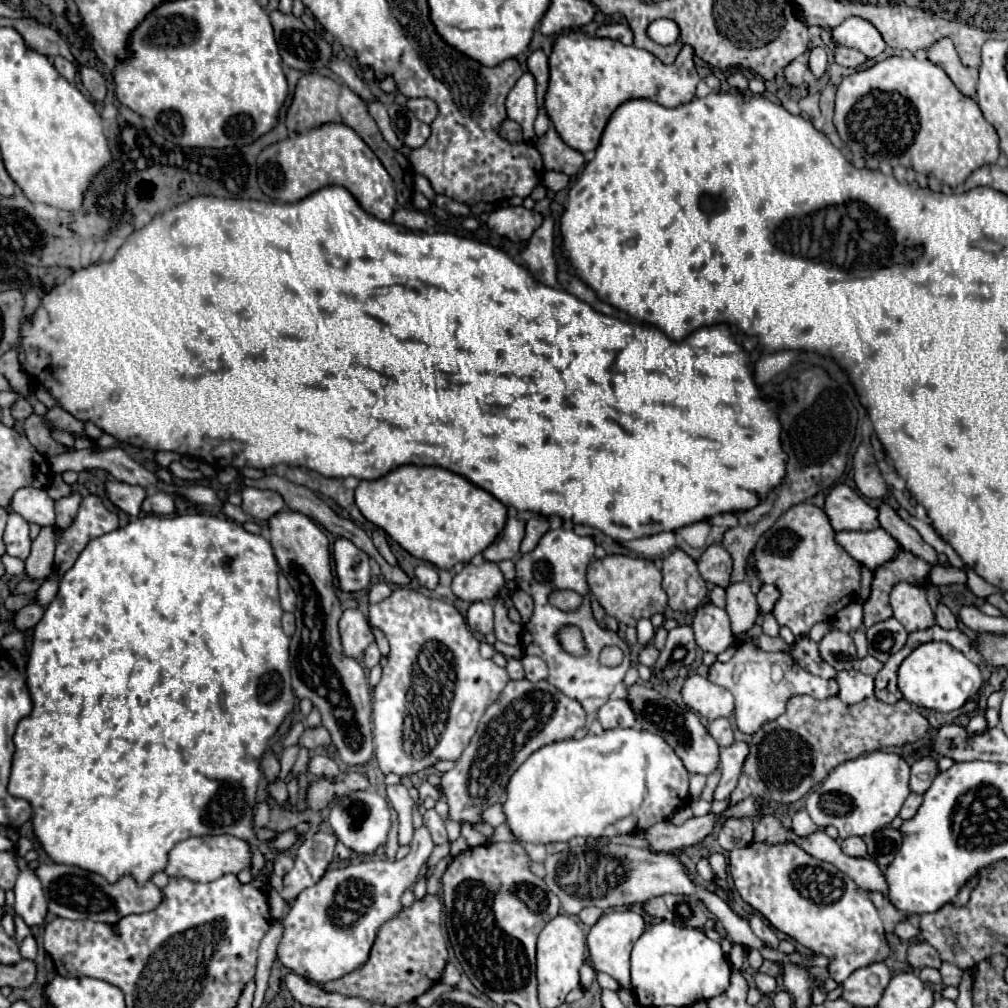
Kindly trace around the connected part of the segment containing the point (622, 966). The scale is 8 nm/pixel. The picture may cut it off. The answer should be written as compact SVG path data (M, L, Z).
M626 906L603 910L601 918L591 926L587 934L591 966L597 972L607 972L609 976L613 976L621 984L621 988L629 988L629 954L637 938L643 934L643 930L645 930L645 922L641 914L633 912Z

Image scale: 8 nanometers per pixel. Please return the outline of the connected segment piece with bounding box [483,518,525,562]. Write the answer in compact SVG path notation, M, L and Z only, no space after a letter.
M509 518L507 526L495 538L495 542L483 550L483 558L489 562L501 562L517 556L523 536L525 536L525 522Z

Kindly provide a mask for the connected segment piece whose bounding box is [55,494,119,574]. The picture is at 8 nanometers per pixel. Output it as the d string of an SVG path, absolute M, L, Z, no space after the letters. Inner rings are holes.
M89 494L81 500L79 514L67 528L57 530L57 548L55 548L55 572L65 574L83 548L97 536L113 532L119 528L119 518L107 510L103 500L95 494Z

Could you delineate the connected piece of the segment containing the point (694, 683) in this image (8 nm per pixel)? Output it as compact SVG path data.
M693 674L685 680L681 688L683 702L695 710L699 716L707 720L715 720L721 716L731 716L733 712L733 696L729 690L709 682L707 678Z

